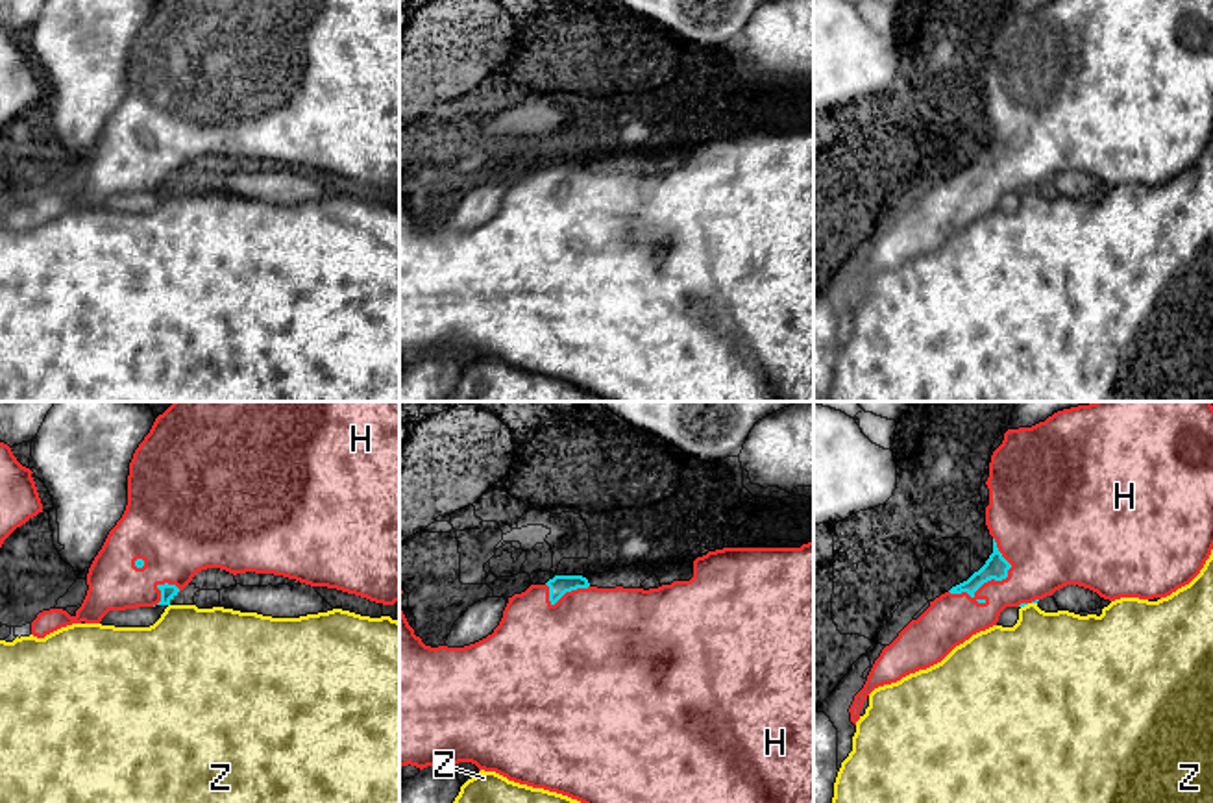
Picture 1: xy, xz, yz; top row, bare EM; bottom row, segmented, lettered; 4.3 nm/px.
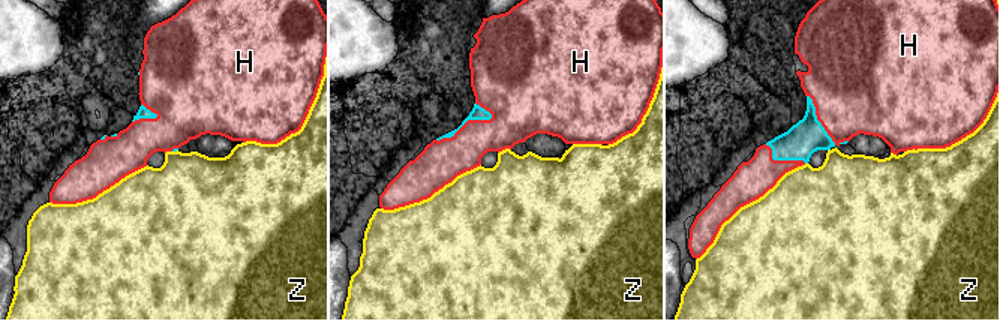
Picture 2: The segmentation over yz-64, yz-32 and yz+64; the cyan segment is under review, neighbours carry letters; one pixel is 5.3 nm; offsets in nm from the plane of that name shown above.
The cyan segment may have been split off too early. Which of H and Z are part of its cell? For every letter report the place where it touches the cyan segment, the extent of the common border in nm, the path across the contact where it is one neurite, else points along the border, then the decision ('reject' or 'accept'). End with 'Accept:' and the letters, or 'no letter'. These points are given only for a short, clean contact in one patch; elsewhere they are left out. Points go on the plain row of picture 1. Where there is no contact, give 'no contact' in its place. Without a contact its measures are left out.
H: yz (997, 165) | 320 nm | accept
Z: yz (1025, 189) | 40 nm | reject
Accept: H

